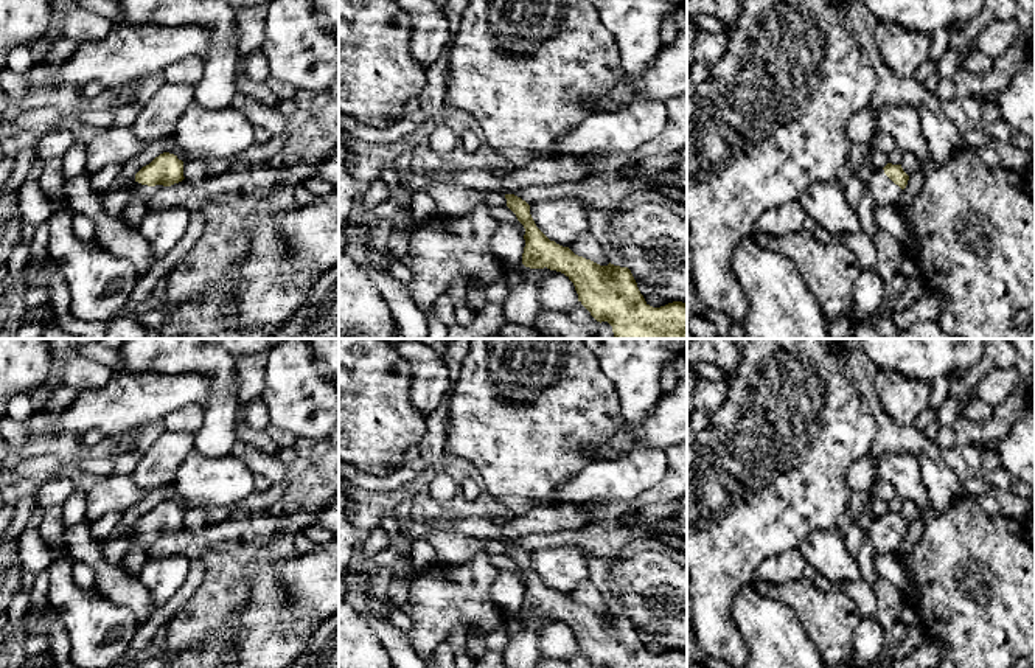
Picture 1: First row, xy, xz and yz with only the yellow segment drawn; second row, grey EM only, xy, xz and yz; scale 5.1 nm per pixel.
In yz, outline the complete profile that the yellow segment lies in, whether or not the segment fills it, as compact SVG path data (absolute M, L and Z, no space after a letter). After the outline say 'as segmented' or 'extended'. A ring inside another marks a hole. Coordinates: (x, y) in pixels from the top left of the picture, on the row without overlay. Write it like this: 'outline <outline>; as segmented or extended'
outline M887 511L883 517L876 517L870 522L867 541L875 551L895 555L908 528L909 524L903 519L901 513Z; extended

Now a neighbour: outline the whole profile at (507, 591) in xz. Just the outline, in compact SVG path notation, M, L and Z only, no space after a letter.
M499 570L490 593L507 617L518 617L522 612L525 587L518 575Z

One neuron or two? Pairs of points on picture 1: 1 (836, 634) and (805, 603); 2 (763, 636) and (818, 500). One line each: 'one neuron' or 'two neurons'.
1: one neuron
2: two neurons

